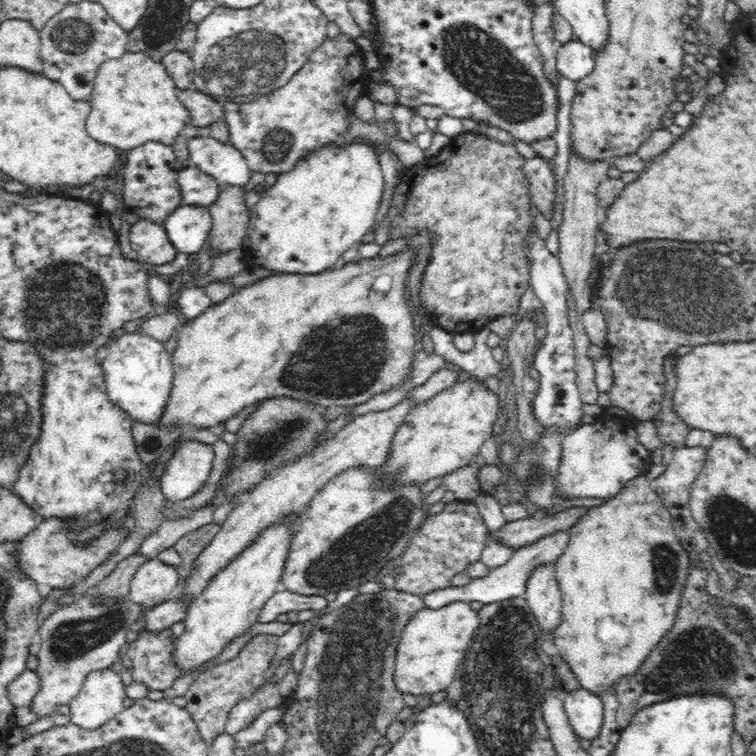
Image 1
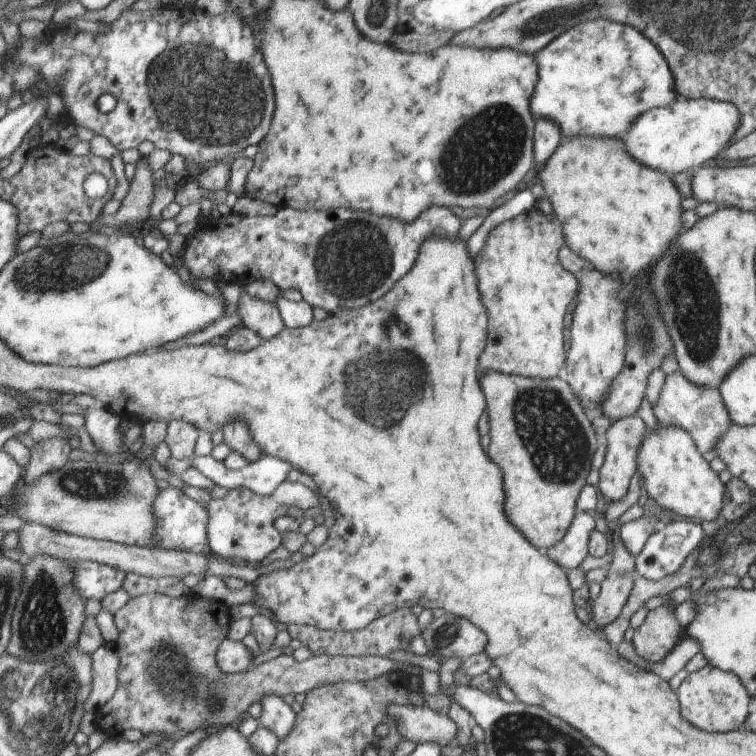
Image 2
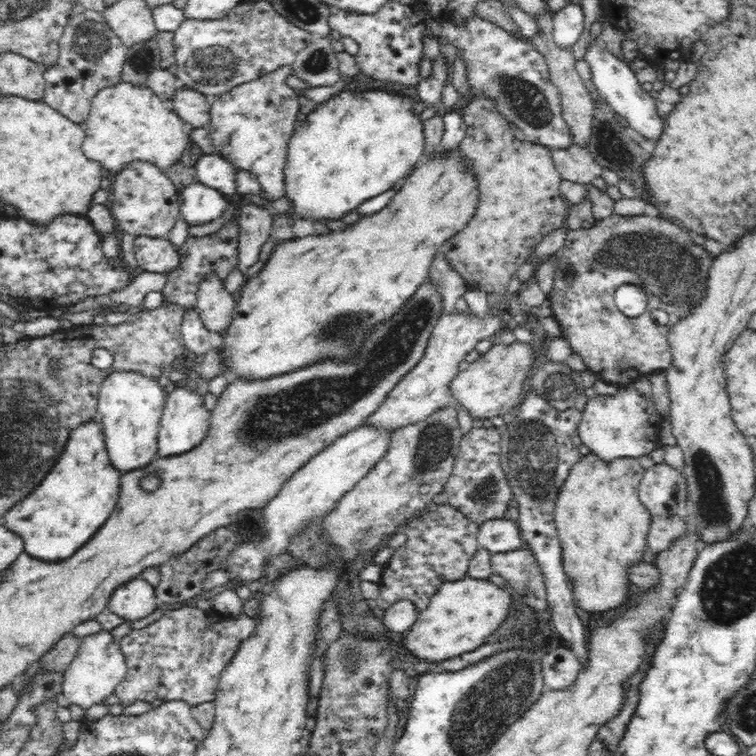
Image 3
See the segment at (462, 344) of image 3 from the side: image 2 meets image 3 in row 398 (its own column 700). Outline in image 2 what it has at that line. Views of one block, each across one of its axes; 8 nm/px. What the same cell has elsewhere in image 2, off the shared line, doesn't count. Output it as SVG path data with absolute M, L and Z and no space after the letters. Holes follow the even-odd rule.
M681 371L665 375L662 392L652 407L654 416L660 425L680 427L683 431L691 433L696 444L703 452L716 448L719 440L732 426L730 412L728 412L719 389L694 384Z

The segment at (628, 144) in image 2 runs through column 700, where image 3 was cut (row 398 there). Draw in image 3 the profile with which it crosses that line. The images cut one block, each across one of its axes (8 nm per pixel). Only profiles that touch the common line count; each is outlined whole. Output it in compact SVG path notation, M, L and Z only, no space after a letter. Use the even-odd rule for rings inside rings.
M134 370L114 372L104 378L99 392L96 418L103 428L109 459L114 468L126 473L141 469L155 458L164 400L166 398L162 386Z

